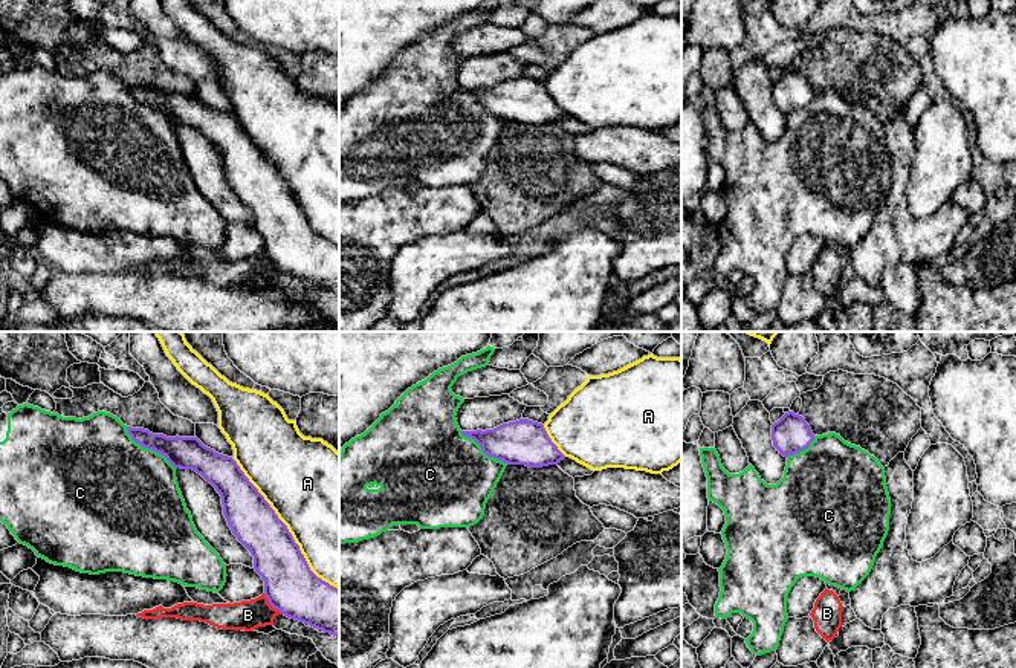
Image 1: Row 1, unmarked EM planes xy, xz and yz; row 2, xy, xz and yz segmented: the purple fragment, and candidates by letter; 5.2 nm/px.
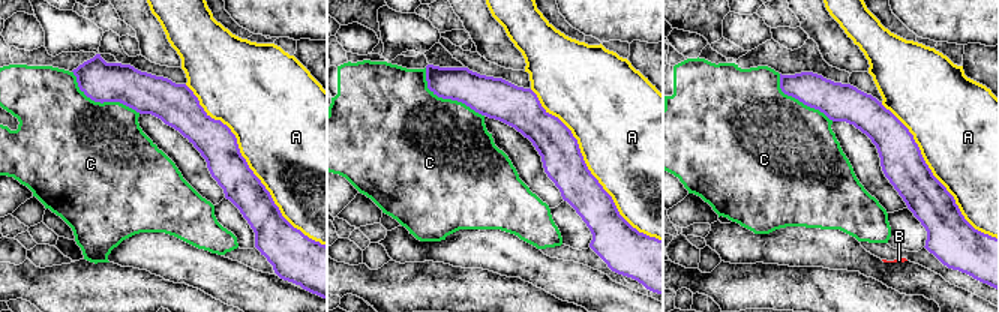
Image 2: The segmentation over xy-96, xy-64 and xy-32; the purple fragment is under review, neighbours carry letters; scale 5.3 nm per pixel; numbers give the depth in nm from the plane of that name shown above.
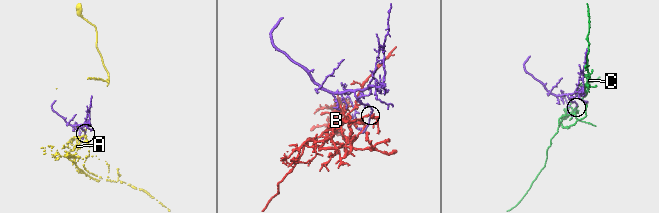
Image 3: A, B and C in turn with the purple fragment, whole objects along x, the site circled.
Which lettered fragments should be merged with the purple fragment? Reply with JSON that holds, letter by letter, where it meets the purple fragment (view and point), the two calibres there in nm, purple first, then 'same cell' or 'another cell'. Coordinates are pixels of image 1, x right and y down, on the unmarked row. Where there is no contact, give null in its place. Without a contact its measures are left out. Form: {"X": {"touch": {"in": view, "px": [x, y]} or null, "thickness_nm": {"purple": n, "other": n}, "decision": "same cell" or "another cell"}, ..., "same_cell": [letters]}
{"A": {"touch": {"in": "xy", "px": [286, 185]}, "thickness_nm": {"purple": 260, "other": 480}, "decision": "another cell"}, "B": {"touch": {"in": "xy", "px": [272, 263]}, "thickness_nm": {"purple": 280, "other": 160}, "decision": "another cell"}, "C": {"touch": {"in": "xy", "px": [148, 106]}, "thickness_nm": {"purple": 180, "other": 500}, "decision": "another cell"}, "same_cell": []}

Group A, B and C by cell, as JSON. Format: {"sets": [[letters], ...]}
{"sets": [["A"], ["B"], ["C"]]}

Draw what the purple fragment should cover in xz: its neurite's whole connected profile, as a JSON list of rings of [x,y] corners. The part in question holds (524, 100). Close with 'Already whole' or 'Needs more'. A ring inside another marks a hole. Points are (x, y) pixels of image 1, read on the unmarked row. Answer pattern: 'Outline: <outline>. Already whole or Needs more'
Outline: [[[519,76],[493,87],[461,89],[474,96],[489,115],[507,122],[542,125],[558,122],[565,113],[548,95],[542,81]]]. Already whole

